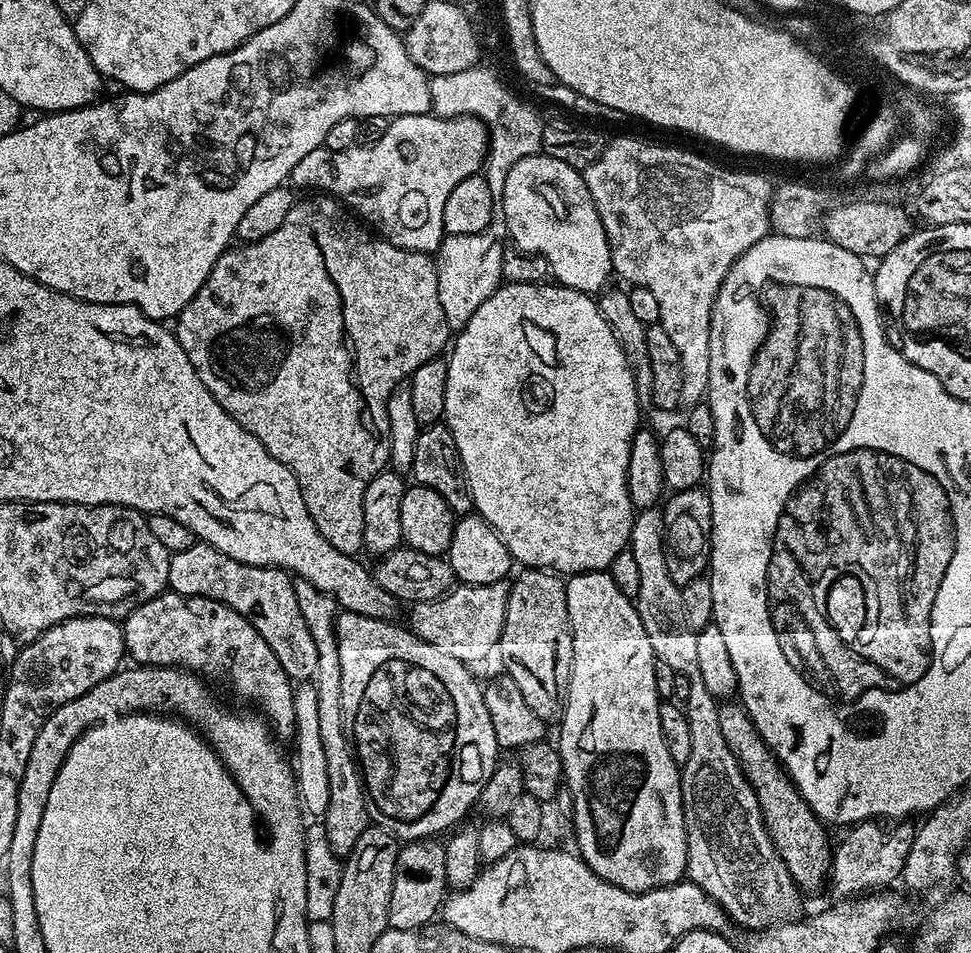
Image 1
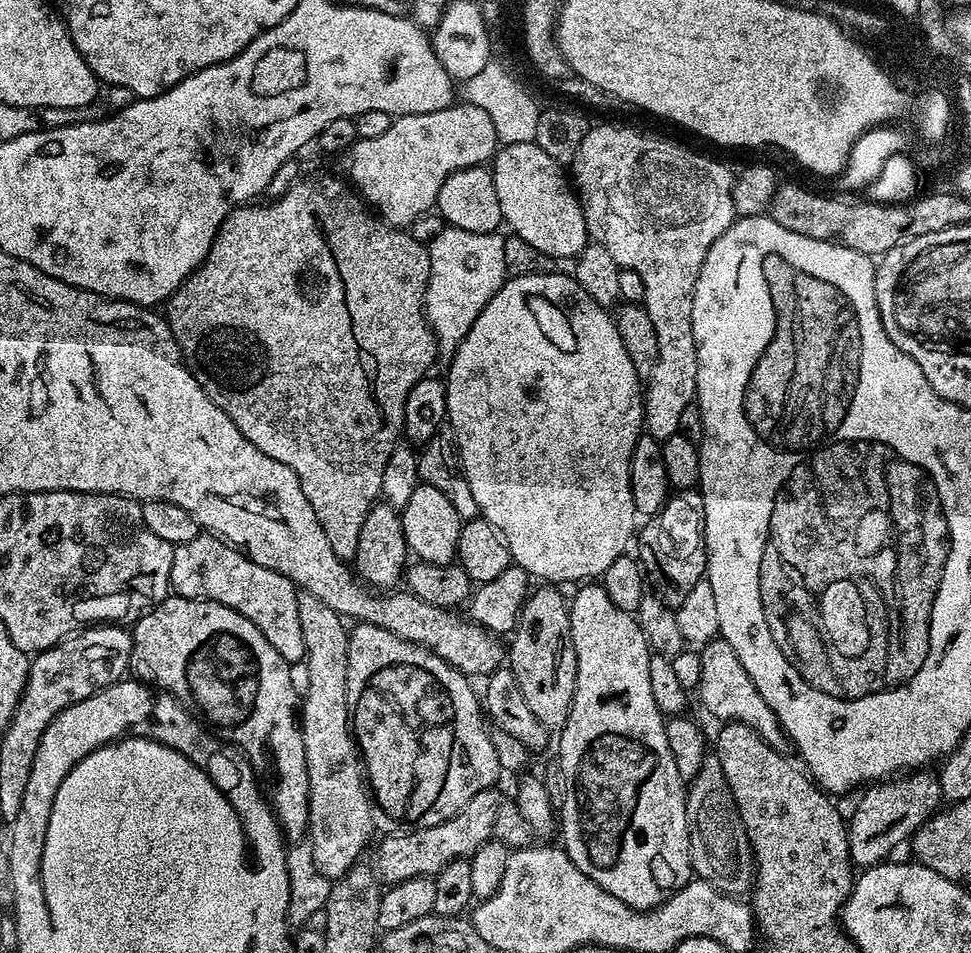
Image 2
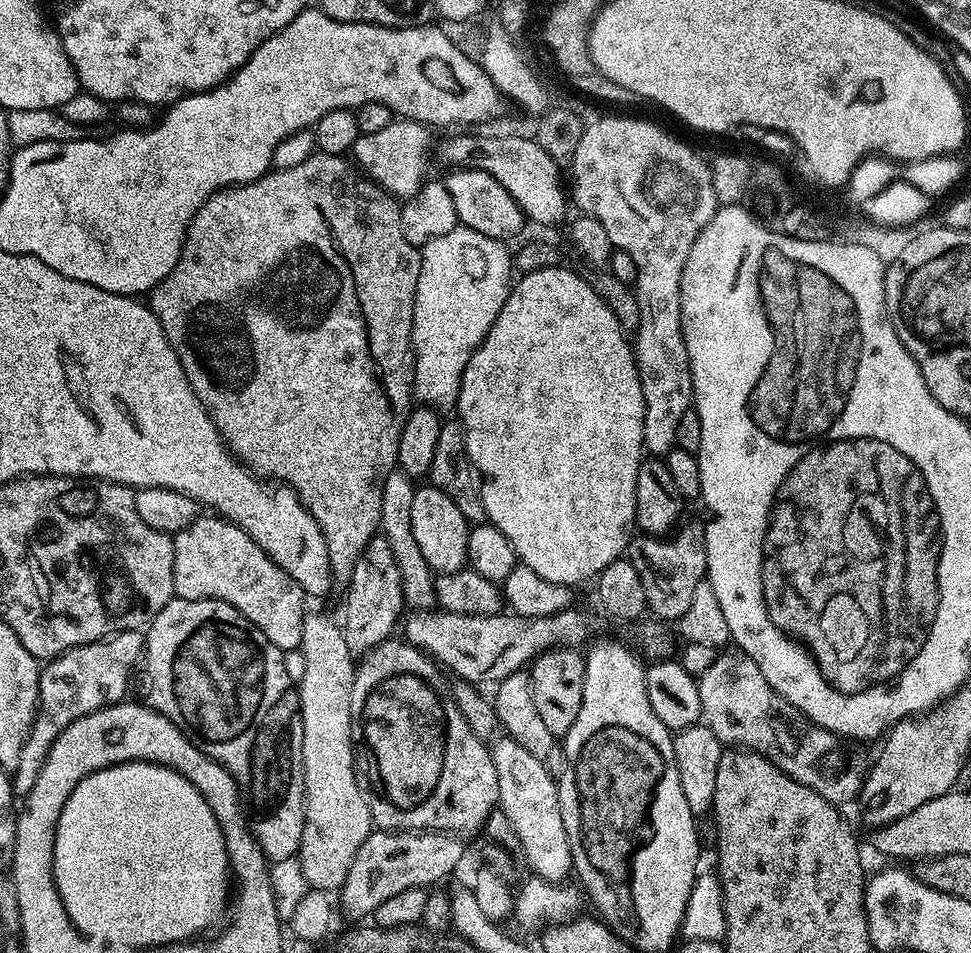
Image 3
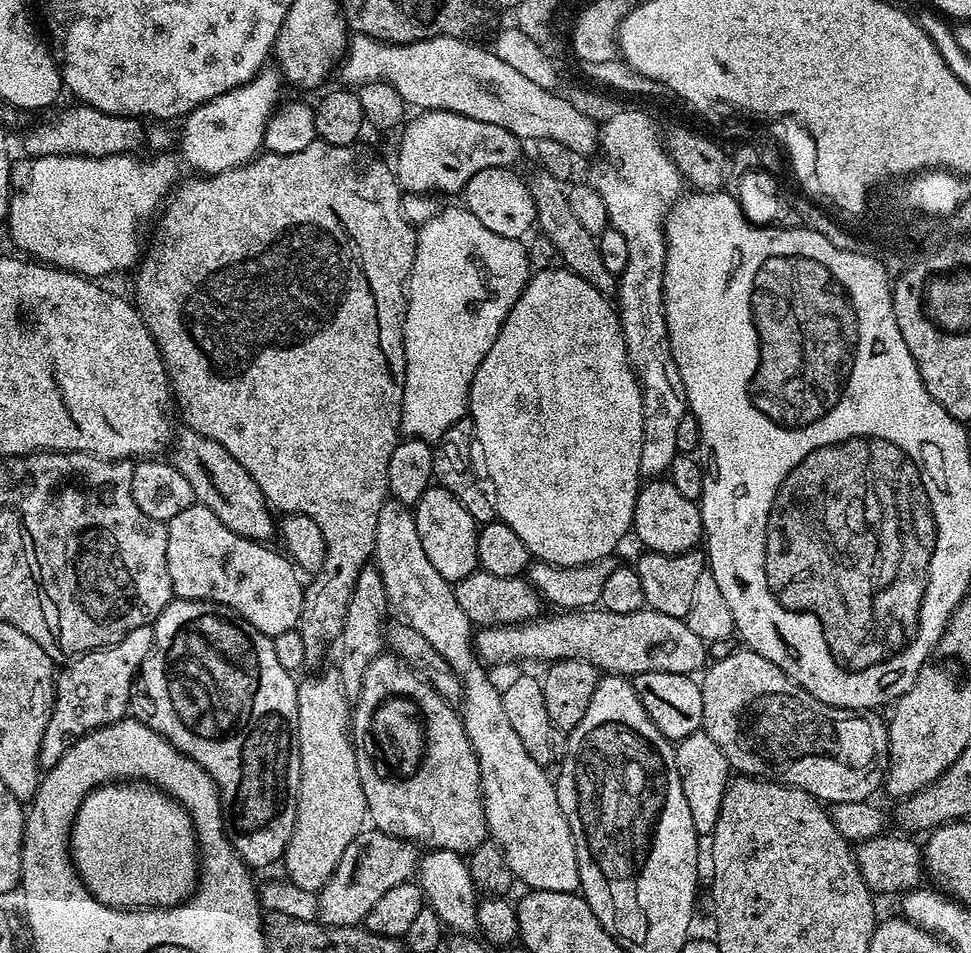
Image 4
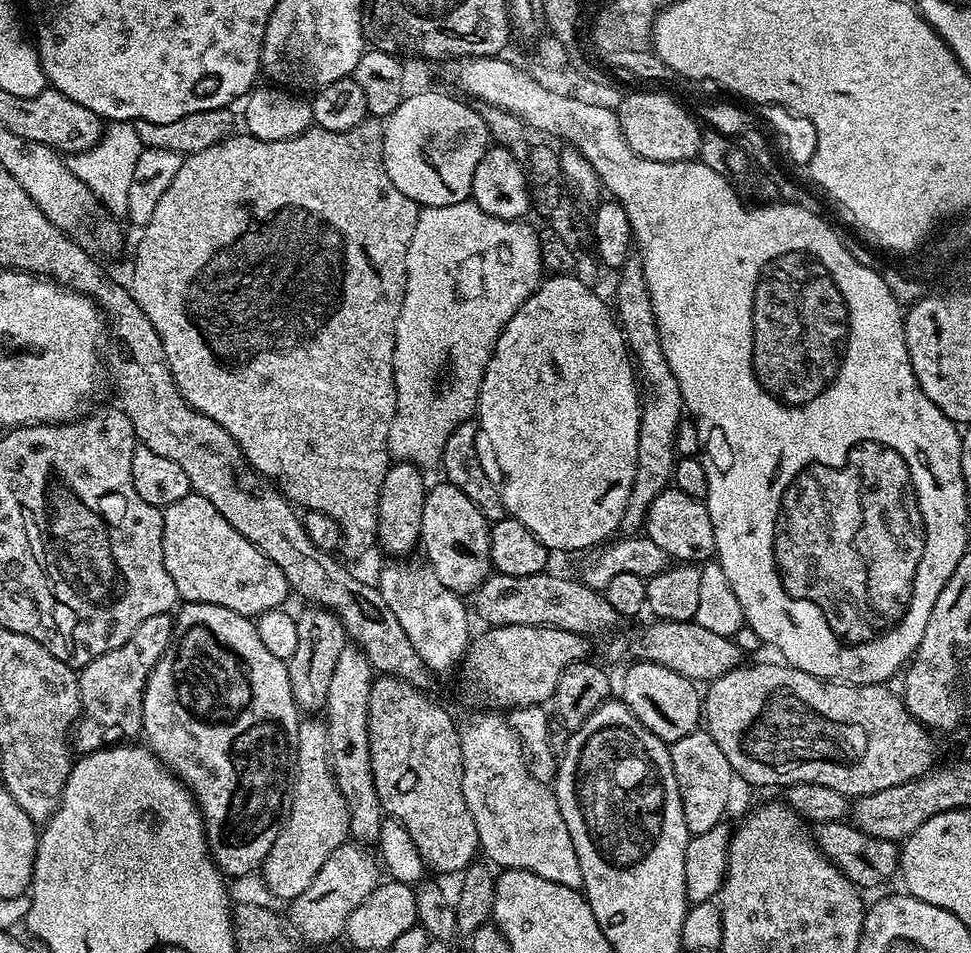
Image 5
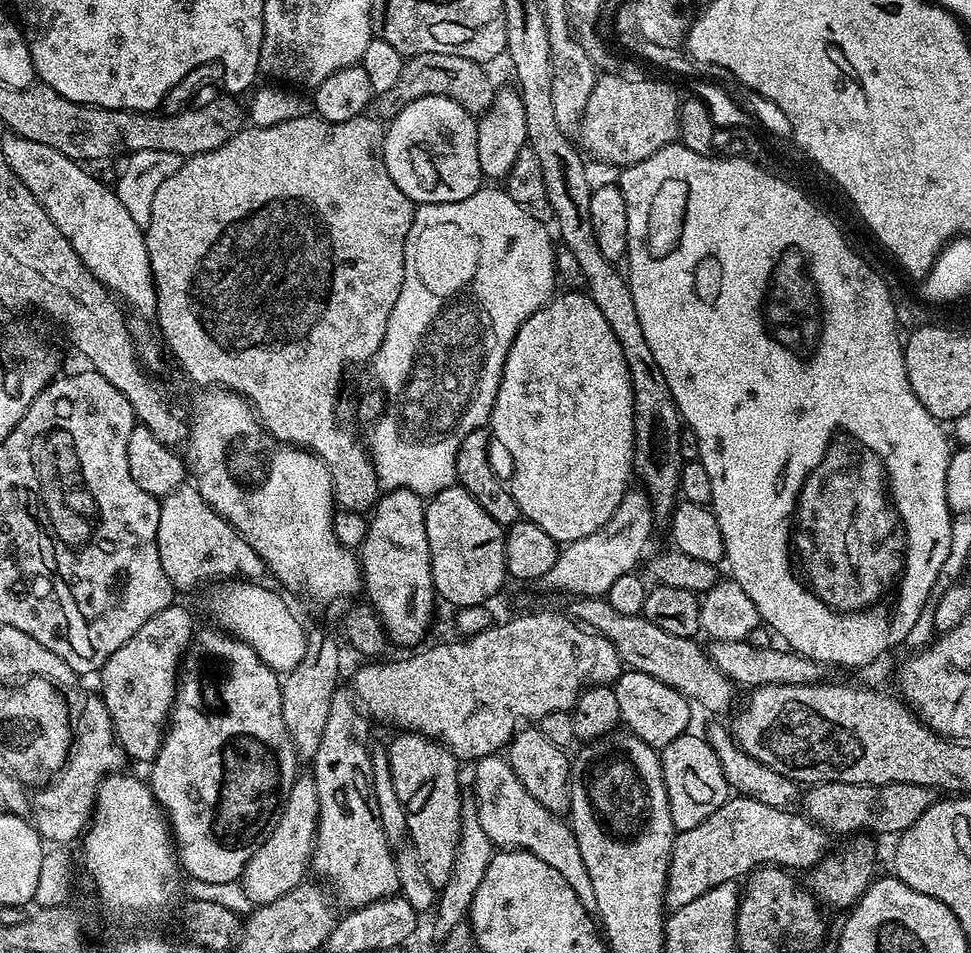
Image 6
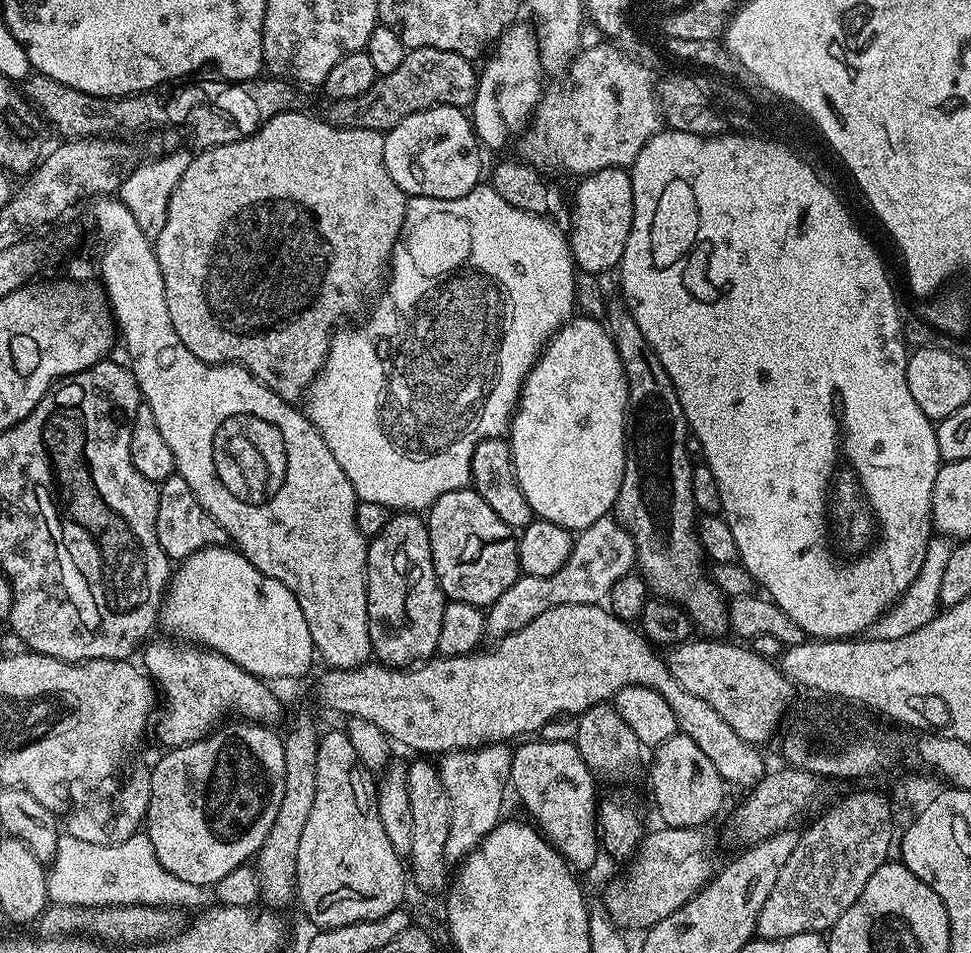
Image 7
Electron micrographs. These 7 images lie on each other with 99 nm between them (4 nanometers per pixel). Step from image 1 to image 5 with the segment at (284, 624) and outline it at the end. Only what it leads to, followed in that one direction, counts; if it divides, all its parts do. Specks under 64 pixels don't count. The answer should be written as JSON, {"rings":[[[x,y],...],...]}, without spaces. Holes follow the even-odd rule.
{"rings":[[[191,491],[186,498],[178,498],[171,506],[163,509],[164,514],[164,565],[170,570],[170,578],[174,578],[177,597],[190,604],[217,604],[226,606],[238,614],[249,618],[259,618],[263,612],[275,612],[287,596],[290,589],[286,582],[286,574],[273,560],[268,560],[249,540],[242,538],[206,498]]]}

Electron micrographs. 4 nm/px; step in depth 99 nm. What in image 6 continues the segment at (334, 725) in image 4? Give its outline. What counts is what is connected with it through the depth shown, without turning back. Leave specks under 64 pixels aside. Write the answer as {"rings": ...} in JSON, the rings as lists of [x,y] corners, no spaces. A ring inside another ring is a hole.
{"rings":[[[311,774],[297,775],[296,781],[290,786],[288,803],[280,813],[280,821],[274,830],[254,850],[250,862],[246,862],[244,873],[239,883],[244,888],[246,897],[253,906],[269,904],[282,894],[290,894],[298,885],[305,883],[312,863],[312,847],[316,845],[316,823],[318,822],[318,786]]]}

